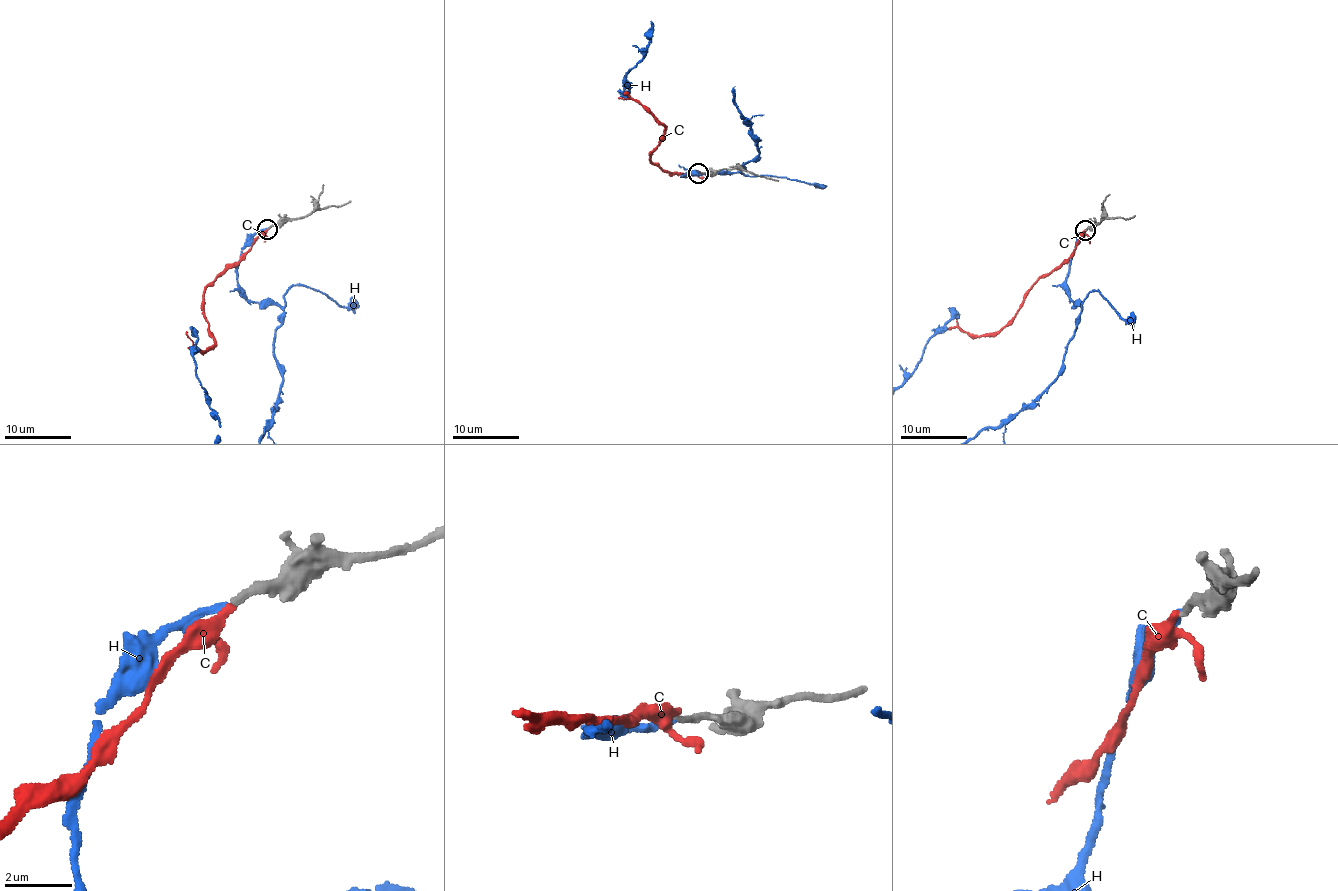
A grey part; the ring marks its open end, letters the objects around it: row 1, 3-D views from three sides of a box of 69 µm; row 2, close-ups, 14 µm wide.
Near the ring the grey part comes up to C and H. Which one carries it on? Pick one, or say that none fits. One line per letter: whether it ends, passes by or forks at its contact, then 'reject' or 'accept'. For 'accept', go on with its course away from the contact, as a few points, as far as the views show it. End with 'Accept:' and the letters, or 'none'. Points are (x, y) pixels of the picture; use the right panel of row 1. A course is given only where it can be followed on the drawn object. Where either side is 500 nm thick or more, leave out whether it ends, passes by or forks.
C: it passes by; reject
H: it ends; accept
Accept: H

